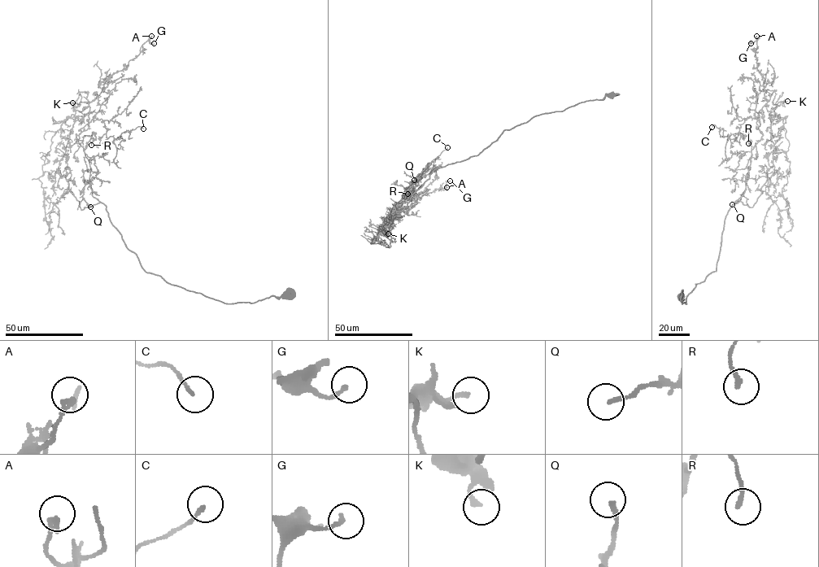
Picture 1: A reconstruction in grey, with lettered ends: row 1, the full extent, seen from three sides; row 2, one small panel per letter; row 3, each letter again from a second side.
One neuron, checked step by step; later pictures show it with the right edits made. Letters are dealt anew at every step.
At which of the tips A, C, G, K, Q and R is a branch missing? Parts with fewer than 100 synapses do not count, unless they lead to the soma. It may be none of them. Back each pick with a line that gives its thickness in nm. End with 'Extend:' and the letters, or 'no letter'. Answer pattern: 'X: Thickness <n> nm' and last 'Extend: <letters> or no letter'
Extend: no letter

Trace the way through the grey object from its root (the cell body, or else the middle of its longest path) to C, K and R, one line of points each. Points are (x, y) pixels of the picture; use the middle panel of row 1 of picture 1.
C: (612, 95), (505, 130), (477, 154), (433, 170), (396, 209), (428, 163), (447, 147)
K: (612, 95), (534, 116), (505, 130), (477, 154), (436, 168), (393, 221), (383, 224), (390, 217), (388, 233)
R: (612, 95), (534, 116), (505, 130), (477, 154), (433, 170), (411, 195), (402, 198), (407, 194)

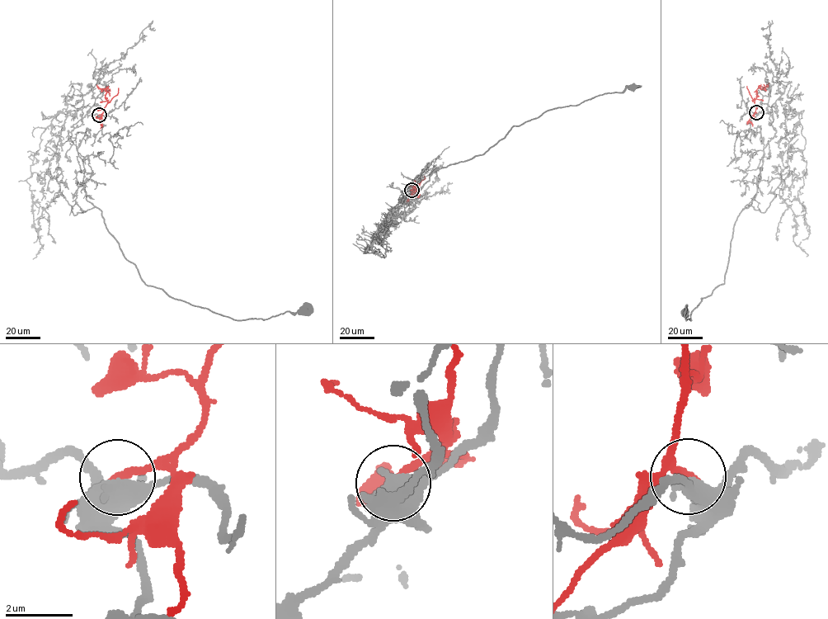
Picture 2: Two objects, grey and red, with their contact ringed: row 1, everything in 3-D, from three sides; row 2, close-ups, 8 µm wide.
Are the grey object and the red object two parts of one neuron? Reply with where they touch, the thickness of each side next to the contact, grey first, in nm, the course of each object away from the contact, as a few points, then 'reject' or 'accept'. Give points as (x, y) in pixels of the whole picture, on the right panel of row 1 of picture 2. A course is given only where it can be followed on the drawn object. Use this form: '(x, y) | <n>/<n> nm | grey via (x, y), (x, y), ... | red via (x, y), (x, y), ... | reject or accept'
(756, 112) | 440/240 nm | grey via (756, 113), (769, 112), (776, 130), (757, 192), (733, 227), (723, 284), (691, 320), (685, 311) | red via (756, 113), (757, 90), (760, 87), (766, 87), (763, 90) | reject

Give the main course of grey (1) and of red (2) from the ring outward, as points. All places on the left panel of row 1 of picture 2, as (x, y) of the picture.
1: (98, 115), (74, 124), (70, 138), (85, 170), (87, 200), (145, 284), (234, 319), (305, 309)
2: (98, 115), (103, 112), (107, 101), (105, 91), (101, 88), (110, 92)

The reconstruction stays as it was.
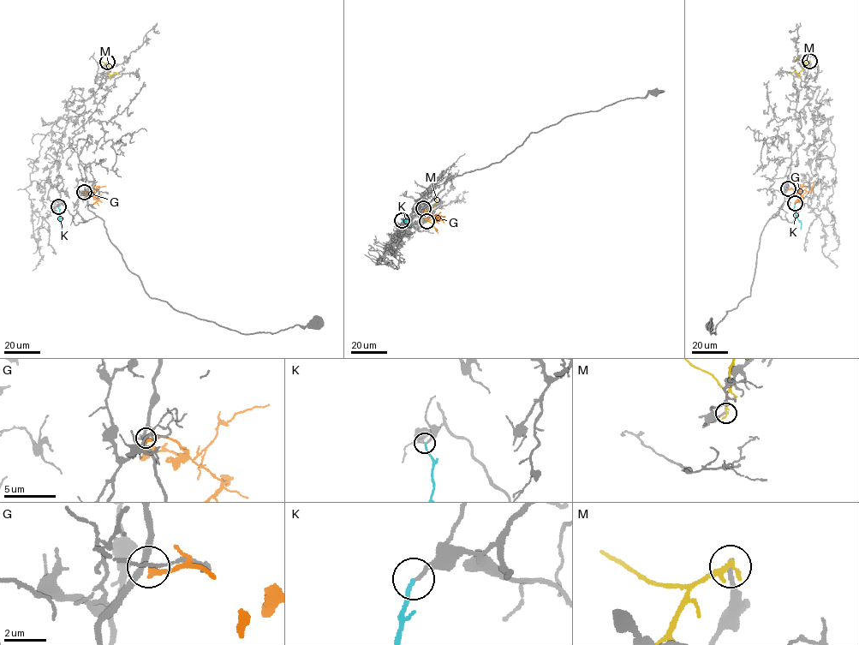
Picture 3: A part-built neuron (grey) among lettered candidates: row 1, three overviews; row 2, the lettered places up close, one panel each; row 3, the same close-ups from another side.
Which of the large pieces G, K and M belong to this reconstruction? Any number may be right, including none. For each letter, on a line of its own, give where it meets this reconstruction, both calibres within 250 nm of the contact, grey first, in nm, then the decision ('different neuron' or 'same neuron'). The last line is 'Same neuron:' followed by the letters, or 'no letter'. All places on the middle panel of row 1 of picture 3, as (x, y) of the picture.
G: (423, 208) | 280/220 nm | different neuron
K: (402, 220) | 190/190 nm | same neuron
M: (426, 221) | 240/320 nm | different neuron
Same neuron: K

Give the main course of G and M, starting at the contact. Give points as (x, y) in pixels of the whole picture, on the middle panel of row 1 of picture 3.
G: (423, 208), (431, 214), (429, 221), (438, 233)
M: (426, 221), (427, 212), (436, 199)

